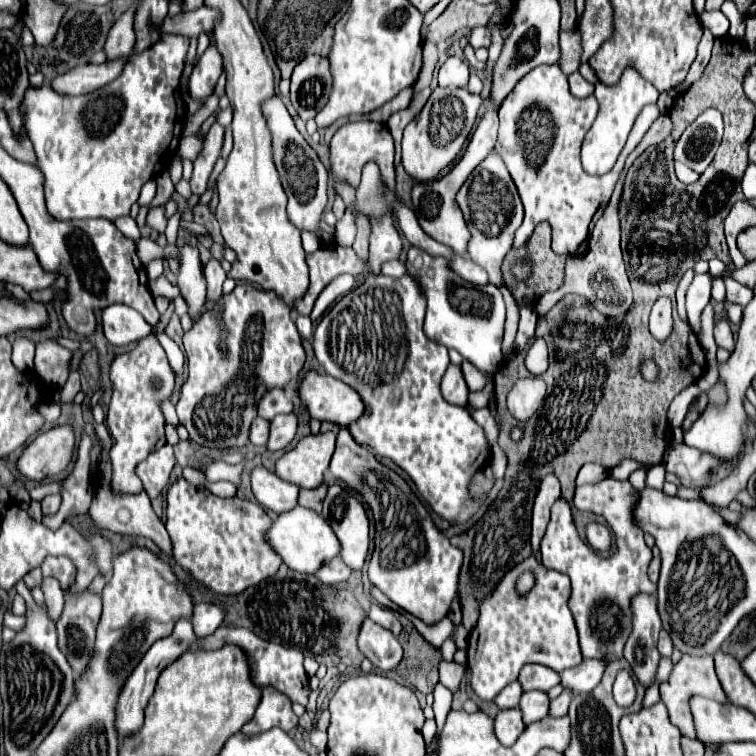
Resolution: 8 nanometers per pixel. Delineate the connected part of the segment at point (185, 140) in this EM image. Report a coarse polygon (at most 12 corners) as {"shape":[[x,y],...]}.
{"shape":[[198,135],[182,137],[176,153],[194,161],[200,153]]}

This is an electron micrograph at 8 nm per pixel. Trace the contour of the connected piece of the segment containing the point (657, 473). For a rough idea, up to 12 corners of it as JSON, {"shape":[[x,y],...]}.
{"shape":[[663,464],[650,467],[646,486],[662,490],[665,482]]}

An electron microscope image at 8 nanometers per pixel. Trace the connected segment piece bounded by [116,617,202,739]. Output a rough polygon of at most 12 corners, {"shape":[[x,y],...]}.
{"shape":[[186,617],[136,665],[120,691],[120,739],[138,731],[158,675],[186,651],[198,651]]}

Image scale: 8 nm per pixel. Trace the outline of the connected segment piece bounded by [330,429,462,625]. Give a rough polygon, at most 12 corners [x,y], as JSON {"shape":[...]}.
{"shape":[[340,429],[334,479],[374,520],[368,577],[434,625],[456,597],[462,551],[398,483],[390,505],[364,479],[390,469]]}

